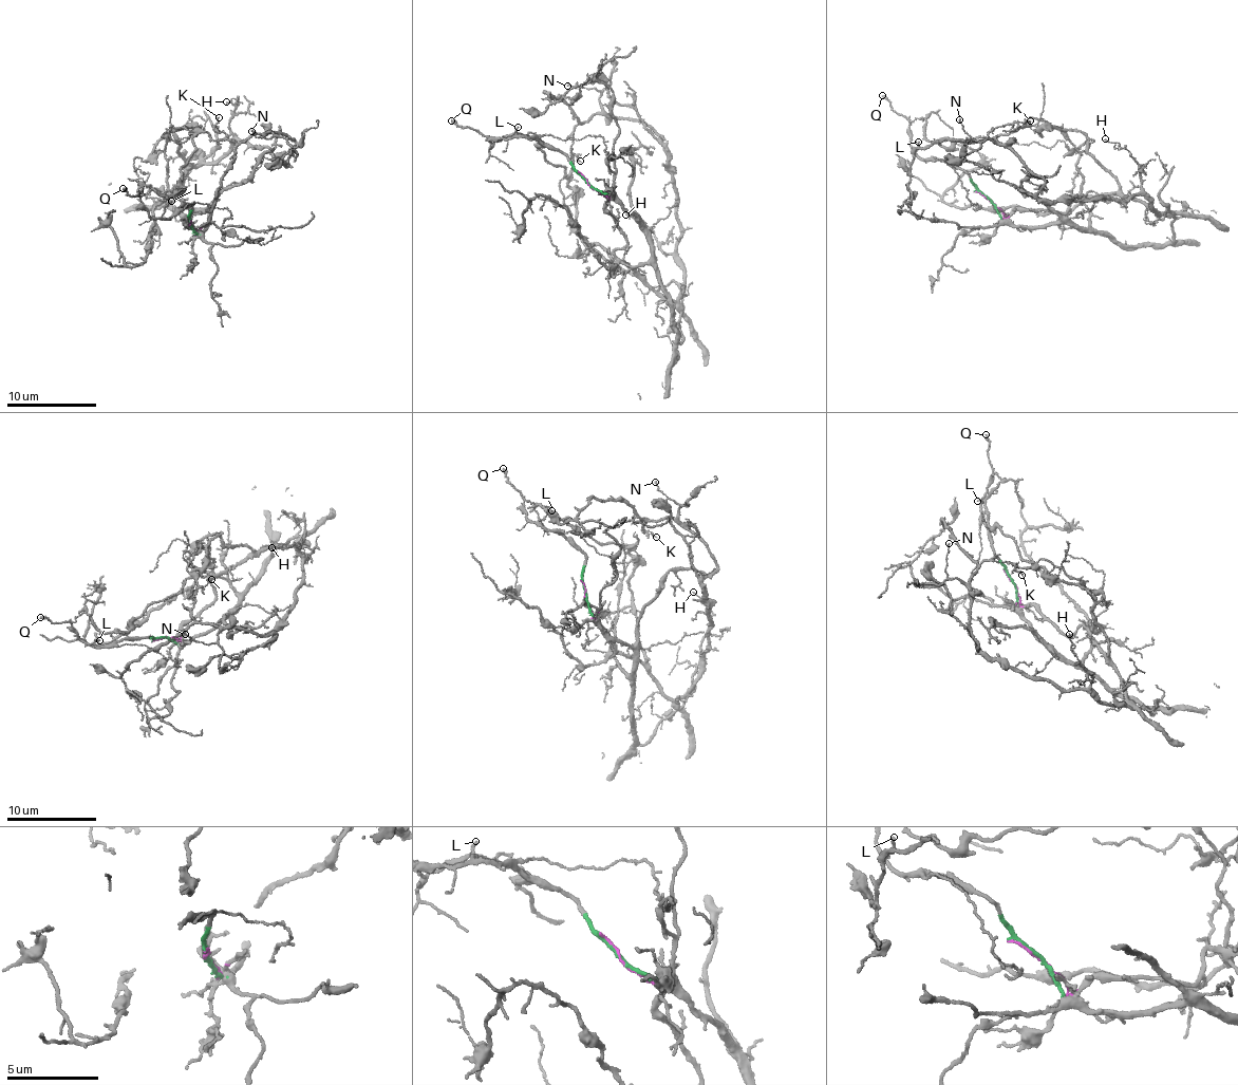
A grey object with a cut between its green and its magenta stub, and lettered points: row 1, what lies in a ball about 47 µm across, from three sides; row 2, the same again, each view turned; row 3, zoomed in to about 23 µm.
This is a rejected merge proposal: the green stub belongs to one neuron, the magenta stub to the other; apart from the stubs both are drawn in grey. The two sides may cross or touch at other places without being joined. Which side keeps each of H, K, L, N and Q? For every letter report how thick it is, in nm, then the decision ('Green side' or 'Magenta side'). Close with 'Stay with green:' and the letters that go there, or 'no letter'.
H: Thickness 100 nm. Magenta side
K: Thickness 120 nm. Magenta side
L: Thickness 110 nm. Green side
N: Thickness 110 nm. Magenta side
Q: Thickness 200 nm. Green side
Stay with green: L, Q

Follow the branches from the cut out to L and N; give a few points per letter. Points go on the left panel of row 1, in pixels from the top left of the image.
L: (189, 223), (193, 207), (190, 204), (180, 205), (166, 218), (163, 217), (170, 201)
N: (189, 225), (189, 206), (173, 191), (188, 165), (207, 164), (238, 139), (287, 166), (288, 137), (251, 131)

